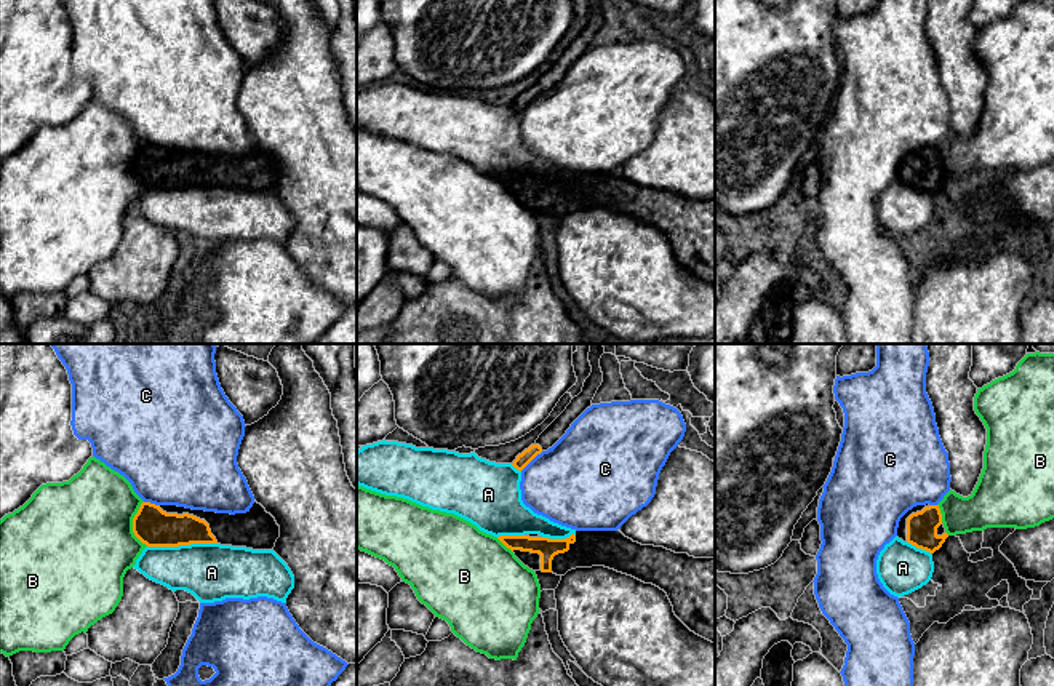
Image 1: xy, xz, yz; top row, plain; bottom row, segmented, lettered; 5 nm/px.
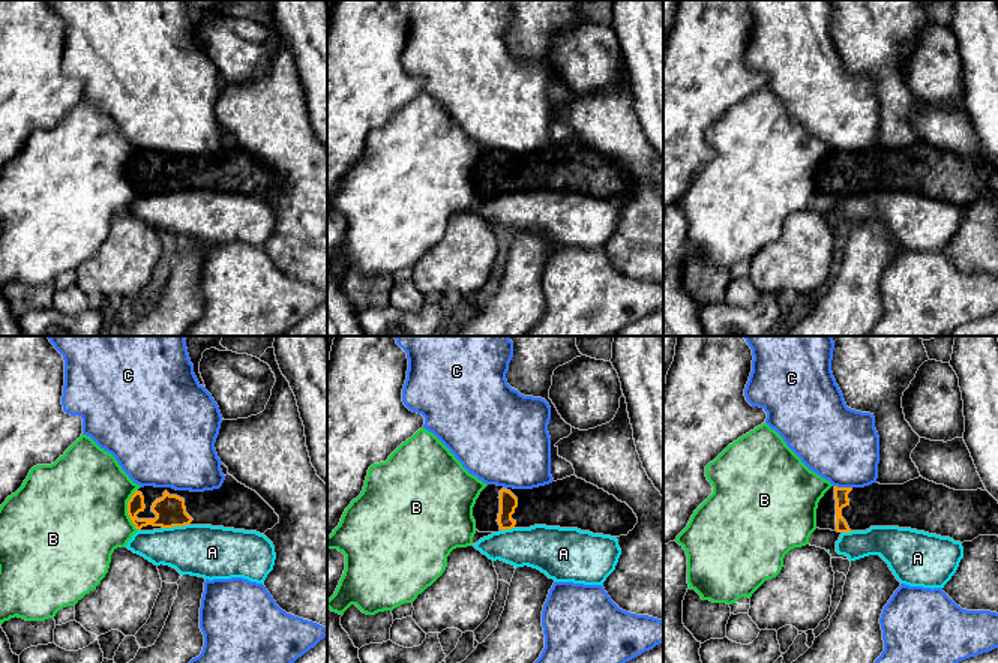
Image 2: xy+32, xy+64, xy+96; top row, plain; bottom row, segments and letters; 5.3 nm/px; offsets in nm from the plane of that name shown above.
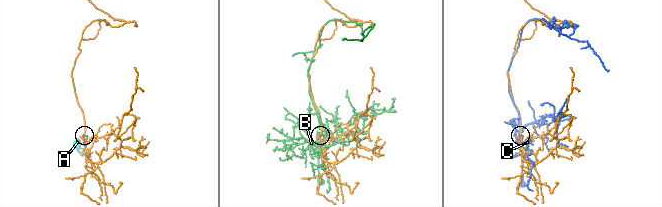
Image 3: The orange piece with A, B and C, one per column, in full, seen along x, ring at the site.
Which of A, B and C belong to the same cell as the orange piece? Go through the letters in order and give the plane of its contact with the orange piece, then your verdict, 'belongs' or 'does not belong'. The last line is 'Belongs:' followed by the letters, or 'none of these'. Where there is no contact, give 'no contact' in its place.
A: xy | does not belong
B: xy | does not belong
C: xz | does not belong
Belongs: none of these

